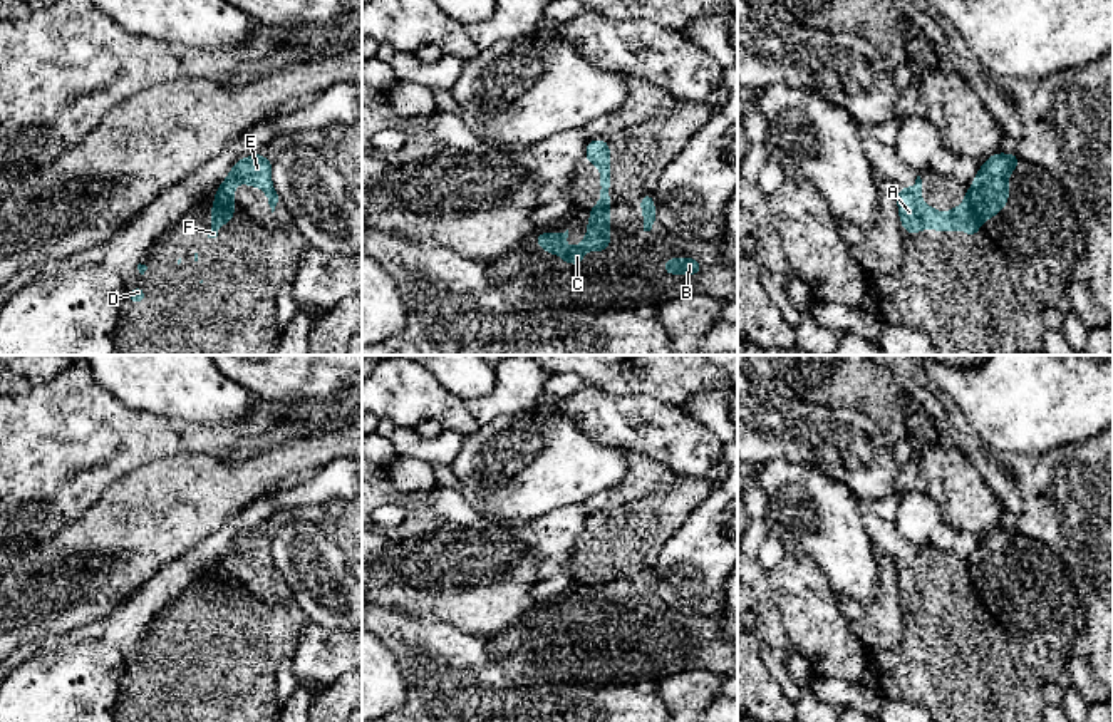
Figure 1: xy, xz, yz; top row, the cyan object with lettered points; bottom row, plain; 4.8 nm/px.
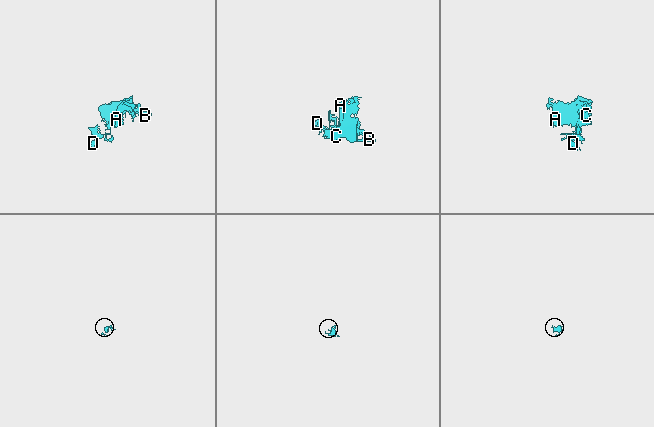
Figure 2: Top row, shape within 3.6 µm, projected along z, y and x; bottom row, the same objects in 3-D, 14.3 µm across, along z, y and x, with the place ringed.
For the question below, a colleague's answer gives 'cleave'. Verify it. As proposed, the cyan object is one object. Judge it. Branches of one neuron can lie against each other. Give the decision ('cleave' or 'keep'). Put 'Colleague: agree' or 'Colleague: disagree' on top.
Colleague: agree
cleave

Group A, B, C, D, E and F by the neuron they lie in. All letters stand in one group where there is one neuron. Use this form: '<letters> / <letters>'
A D F / B C E

